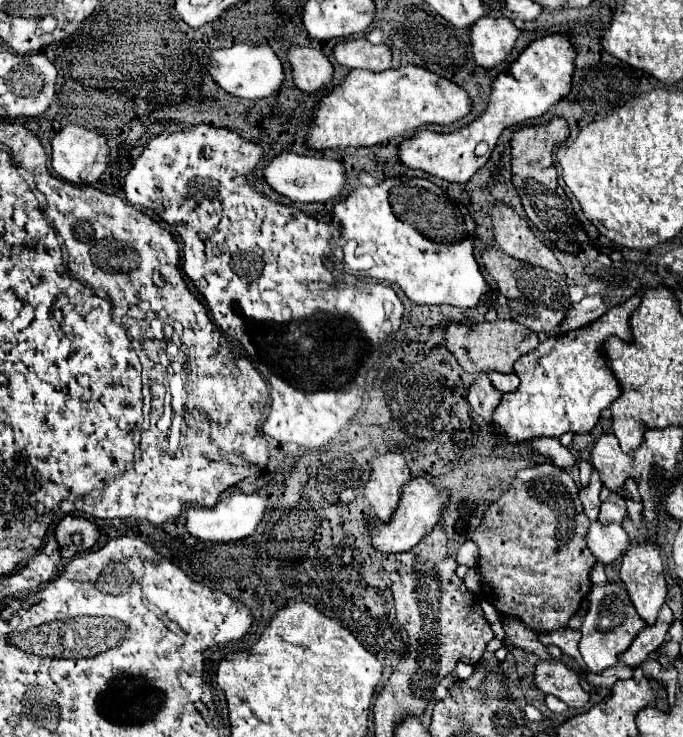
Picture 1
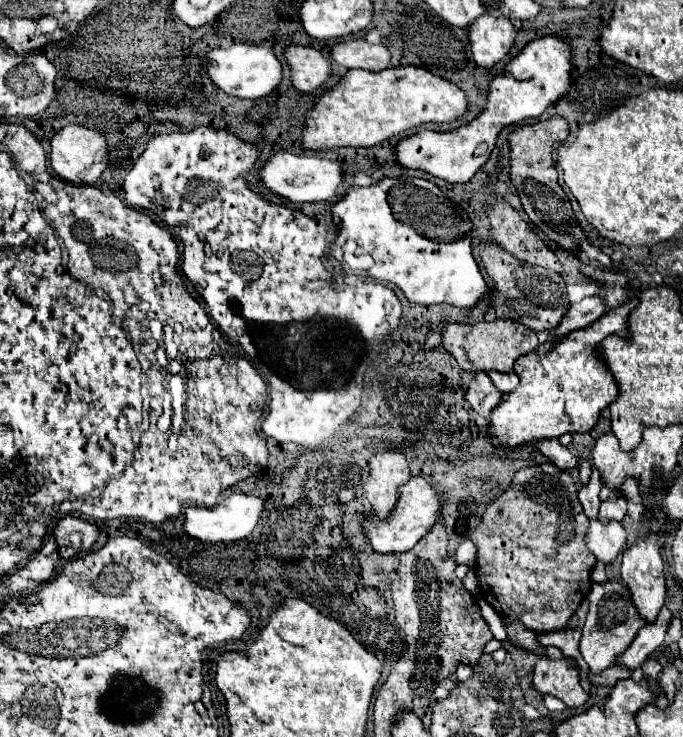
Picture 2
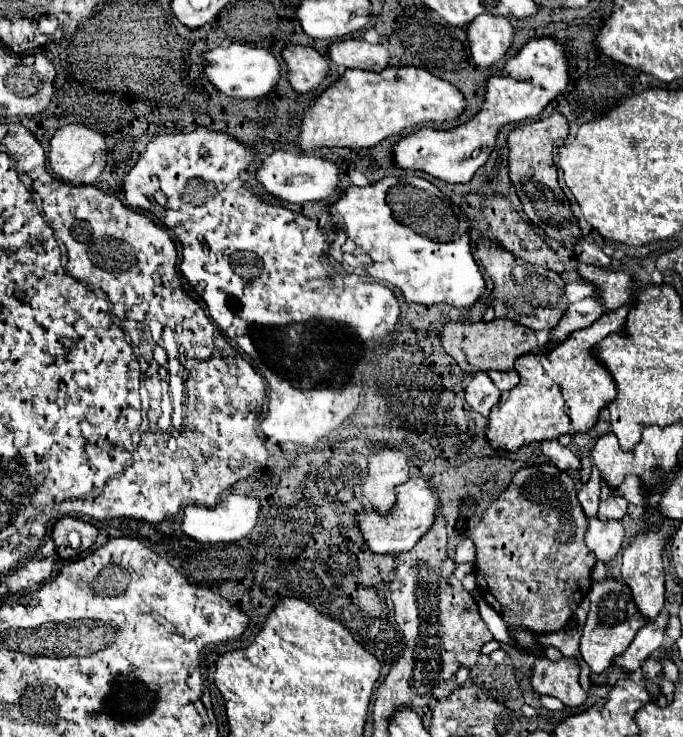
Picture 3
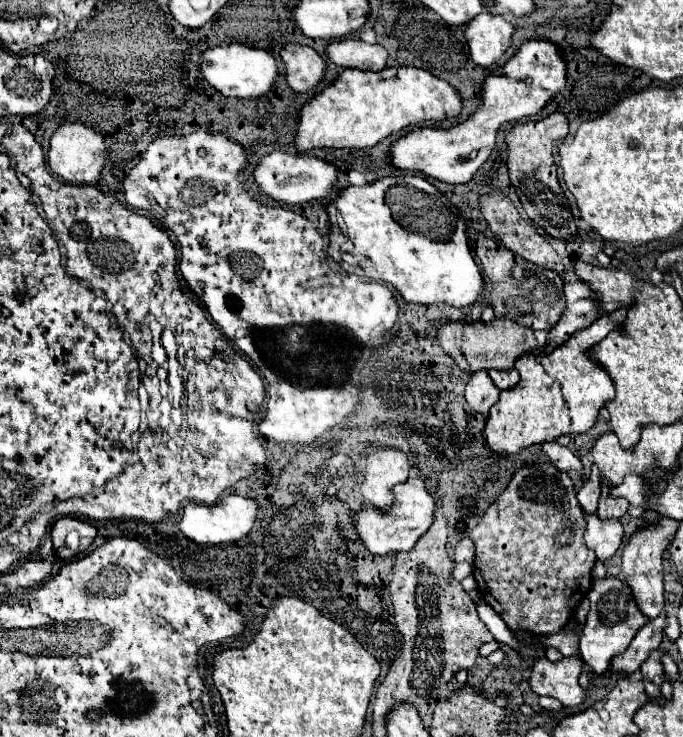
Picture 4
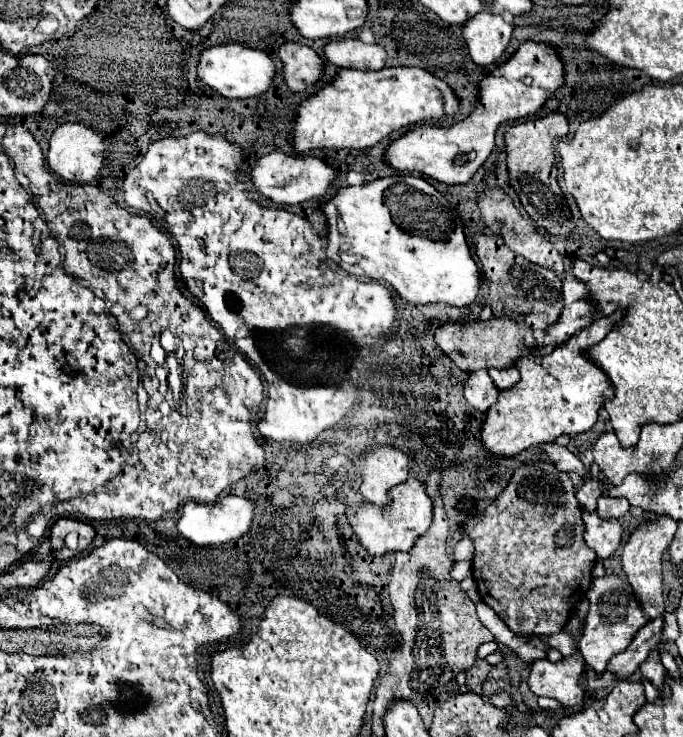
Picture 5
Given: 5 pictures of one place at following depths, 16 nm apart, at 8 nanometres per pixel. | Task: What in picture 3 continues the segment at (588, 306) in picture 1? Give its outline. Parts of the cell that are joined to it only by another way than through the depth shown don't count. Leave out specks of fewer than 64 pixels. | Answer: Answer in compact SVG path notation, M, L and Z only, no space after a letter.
M596 296L568 304L568 312L564 312L564 320L560 320L560 324L556 324L556 328L552 328L550 332L548 338L548 342L552 344L550 348L560 344L560 340L568 338L570 332L590 326L594 320L600 318L600 314L604 314L604 306Z

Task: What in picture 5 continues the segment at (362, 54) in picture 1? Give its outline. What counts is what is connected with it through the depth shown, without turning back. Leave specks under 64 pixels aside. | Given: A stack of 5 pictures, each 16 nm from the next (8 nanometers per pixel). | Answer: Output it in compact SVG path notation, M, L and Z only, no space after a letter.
M356 38L330 40L324 46L324 56L338 68L380 70L386 62L386 50L378 44L364 44Z

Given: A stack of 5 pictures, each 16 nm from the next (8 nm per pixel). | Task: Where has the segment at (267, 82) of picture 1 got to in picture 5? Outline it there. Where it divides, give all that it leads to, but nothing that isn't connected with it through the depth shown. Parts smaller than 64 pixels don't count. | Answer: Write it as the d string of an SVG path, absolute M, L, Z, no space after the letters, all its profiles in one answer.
M220 44L200 52L198 78L224 98L252 98L264 94L276 74L272 58L262 50L252 50L242 44Z

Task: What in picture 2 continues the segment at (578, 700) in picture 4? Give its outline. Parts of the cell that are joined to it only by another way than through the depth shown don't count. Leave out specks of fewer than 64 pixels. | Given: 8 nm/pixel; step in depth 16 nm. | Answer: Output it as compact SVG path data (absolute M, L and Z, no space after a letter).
M538 658L534 666L532 686L540 694L556 696L566 706L578 708L588 700L588 694L582 690L578 682L578 674L580 670L572 658L562 658L562 660Z

